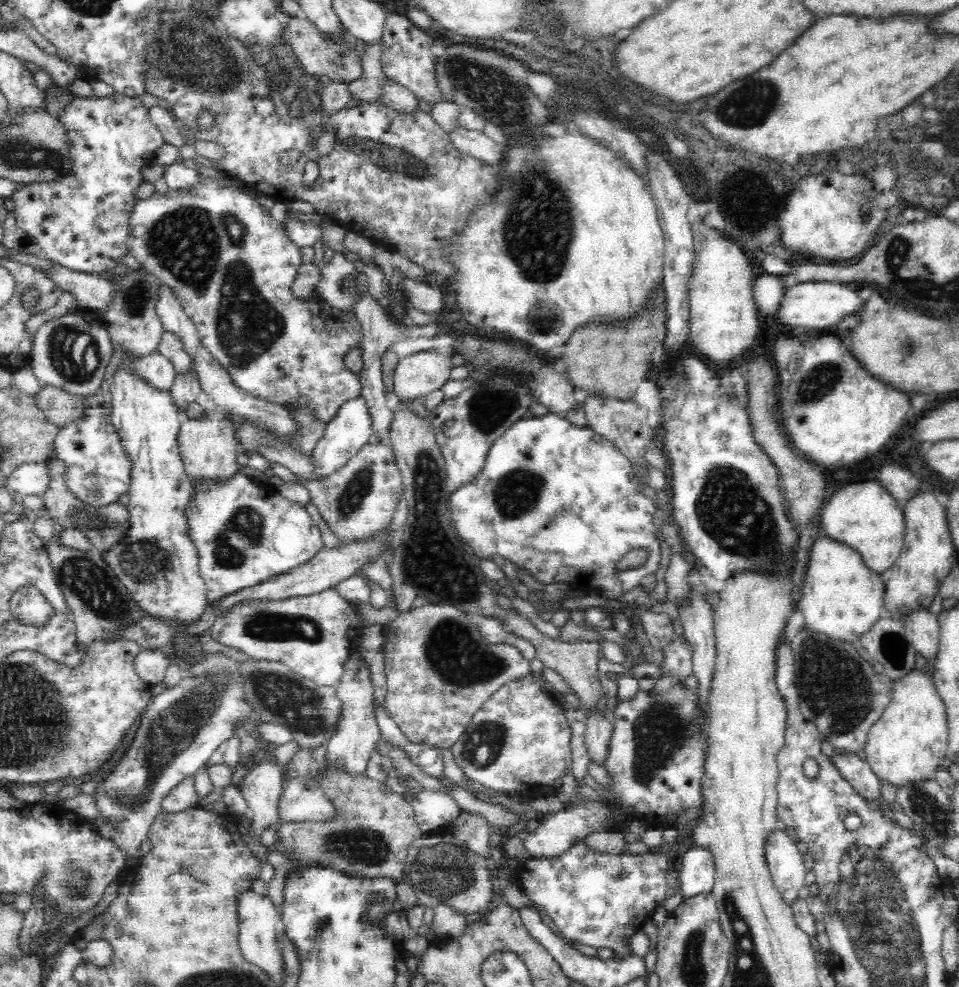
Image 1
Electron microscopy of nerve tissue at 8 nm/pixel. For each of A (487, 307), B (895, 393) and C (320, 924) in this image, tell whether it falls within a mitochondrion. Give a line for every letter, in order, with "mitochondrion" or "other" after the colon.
A: other
B: other
C: mitochondrion

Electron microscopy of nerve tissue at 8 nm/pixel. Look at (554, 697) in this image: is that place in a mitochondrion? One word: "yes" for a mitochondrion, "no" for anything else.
no

